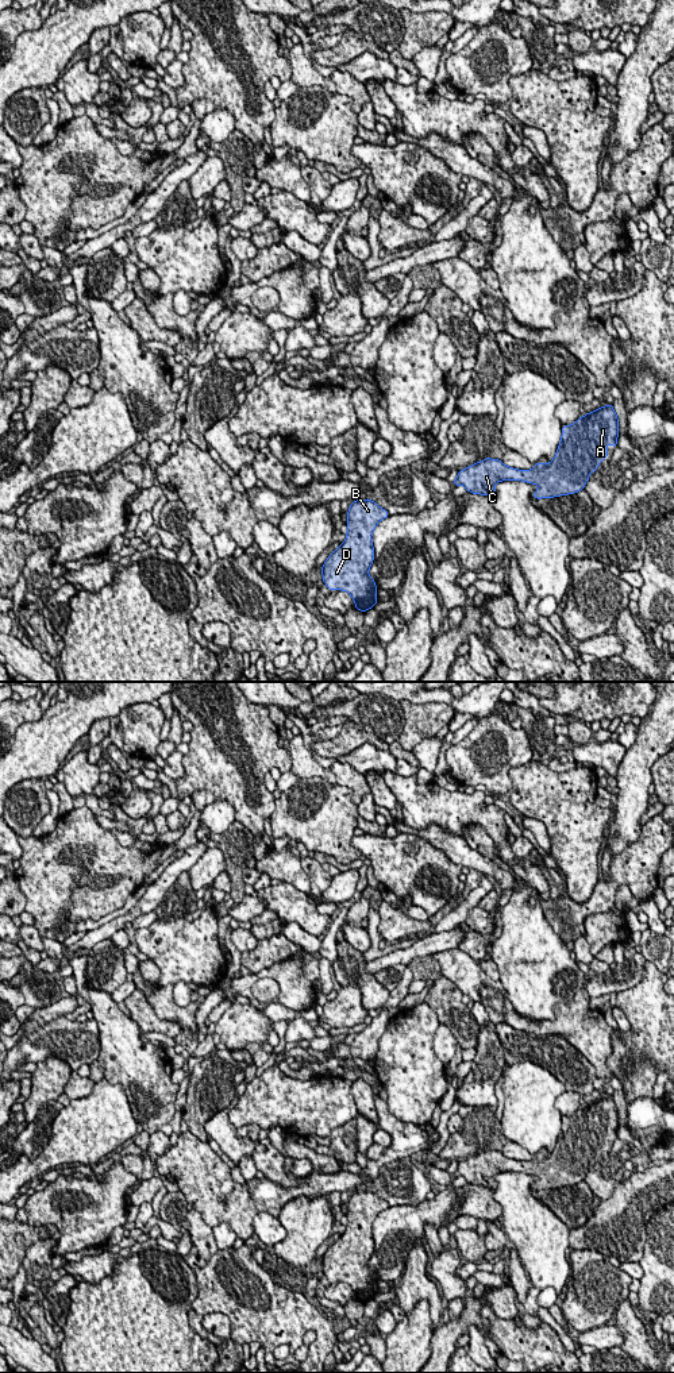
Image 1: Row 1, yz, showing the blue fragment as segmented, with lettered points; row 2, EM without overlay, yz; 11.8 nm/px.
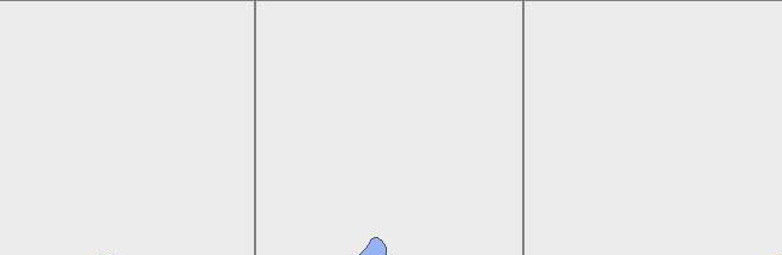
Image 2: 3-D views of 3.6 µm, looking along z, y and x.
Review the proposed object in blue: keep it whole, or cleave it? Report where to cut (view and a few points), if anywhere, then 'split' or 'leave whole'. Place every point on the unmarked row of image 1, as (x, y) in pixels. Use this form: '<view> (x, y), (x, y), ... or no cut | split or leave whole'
no cut | leave whole

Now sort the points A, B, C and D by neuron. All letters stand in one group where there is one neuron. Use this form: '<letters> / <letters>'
A B C D

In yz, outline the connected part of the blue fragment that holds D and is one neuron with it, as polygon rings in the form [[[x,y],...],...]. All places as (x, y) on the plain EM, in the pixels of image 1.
[[[355,1191],[350,1195],[346,1231],[320,1260],[328,1281],[347,1283],[355,1293],[354,1300],[363,1304],[378,1293],[378,1280],[369,1268],[374,1251],[371,1226],[377,1215],[388,1207],[389,1204],[371,1191]]]

